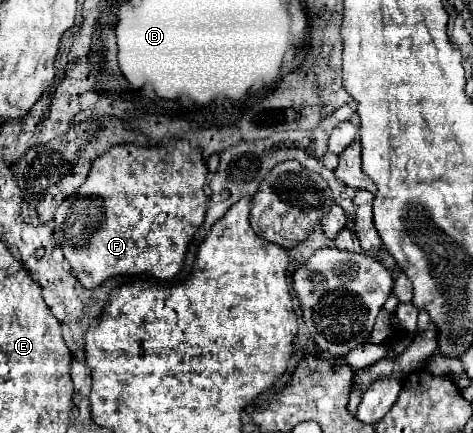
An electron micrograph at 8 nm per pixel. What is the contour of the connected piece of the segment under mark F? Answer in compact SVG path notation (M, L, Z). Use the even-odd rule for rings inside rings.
M186 139L170 141L170 151L164 145L138 147L128 143L116 145L108 153L96 157L76 195L68 197L54 215L54 239L64 251L66 261L70 259L68 263L72 271L76 271L76 279L84 283L86 289L96 289L106 279L116 275L148 273L160 281L172 281L182 271L186 249L206 215L206 173L208 169L202 161L202 151L190 147Z

